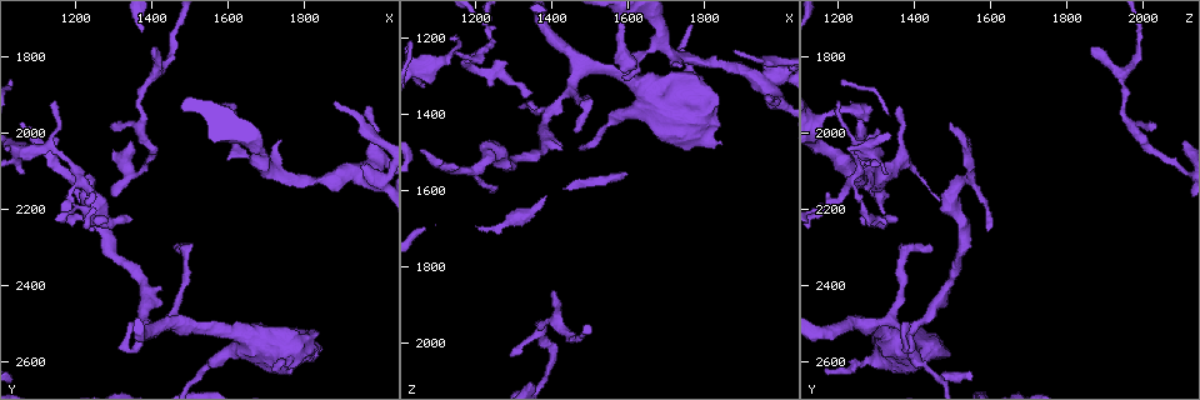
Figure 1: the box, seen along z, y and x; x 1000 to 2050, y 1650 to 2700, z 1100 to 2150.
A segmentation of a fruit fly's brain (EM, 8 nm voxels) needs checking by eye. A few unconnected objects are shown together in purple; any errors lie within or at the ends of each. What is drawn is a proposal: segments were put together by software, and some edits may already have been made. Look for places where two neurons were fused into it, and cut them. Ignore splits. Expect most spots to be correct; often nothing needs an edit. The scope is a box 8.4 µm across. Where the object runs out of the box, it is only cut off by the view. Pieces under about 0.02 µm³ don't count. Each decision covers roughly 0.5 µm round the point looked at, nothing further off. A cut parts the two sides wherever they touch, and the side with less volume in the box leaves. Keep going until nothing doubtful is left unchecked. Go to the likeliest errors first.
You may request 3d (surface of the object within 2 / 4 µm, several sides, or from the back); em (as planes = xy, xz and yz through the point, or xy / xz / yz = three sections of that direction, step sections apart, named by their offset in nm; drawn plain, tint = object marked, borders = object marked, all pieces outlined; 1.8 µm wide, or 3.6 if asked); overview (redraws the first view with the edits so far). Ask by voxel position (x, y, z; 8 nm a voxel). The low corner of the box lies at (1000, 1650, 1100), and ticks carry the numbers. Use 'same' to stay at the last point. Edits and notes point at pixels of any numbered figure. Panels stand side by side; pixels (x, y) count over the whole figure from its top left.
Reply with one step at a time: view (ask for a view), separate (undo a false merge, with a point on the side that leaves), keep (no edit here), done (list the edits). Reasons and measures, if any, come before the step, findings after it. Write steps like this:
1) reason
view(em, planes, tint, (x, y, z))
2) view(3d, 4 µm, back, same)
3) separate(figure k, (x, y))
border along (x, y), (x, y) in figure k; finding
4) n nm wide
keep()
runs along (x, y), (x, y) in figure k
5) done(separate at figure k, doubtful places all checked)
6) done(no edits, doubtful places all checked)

thin neck
view(em, yz, step 16, tint, (1480, 2505, 1280))

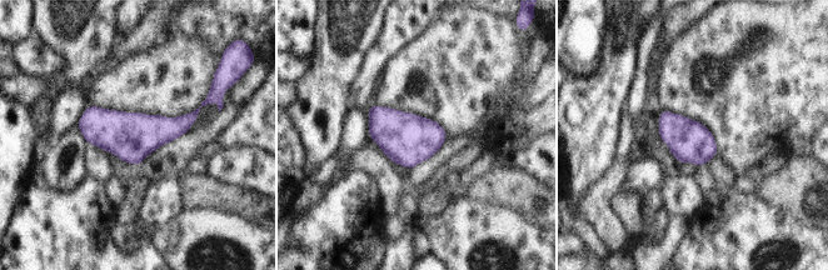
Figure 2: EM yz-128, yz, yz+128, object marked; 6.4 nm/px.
view(em, planes, tint, same)

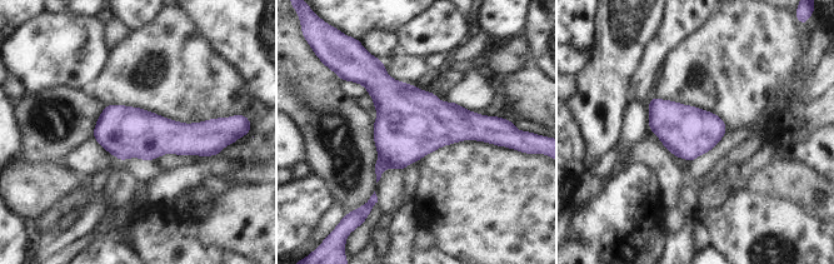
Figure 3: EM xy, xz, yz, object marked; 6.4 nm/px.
keep()
one neuron here

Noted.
three arms meet
view(3d, 4 µm, (1215, 2120, 1235))

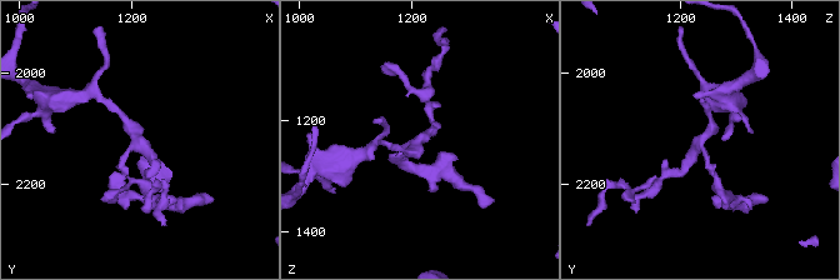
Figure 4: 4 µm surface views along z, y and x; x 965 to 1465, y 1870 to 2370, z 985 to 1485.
3 arms; now the EM
view(em, planes, tint, (1215, 2125, 1240))

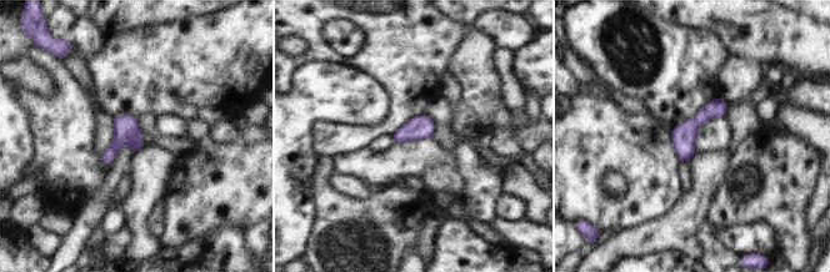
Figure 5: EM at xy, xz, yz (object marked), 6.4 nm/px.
140 nm wide
keep()
runs along (720, 101), (684, 135), (684, 159) in figure 5; one neuron here

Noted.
sharp bend
view(3d, 4 µm, (1950, 2105, 1300))

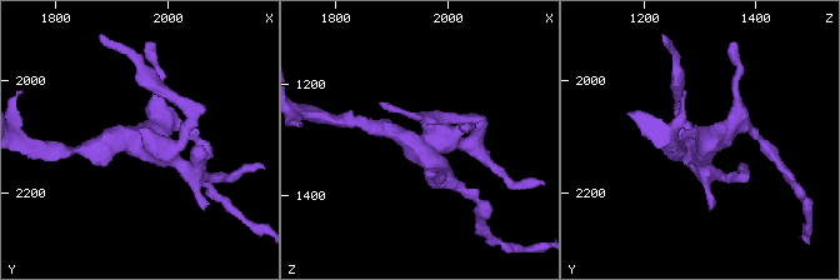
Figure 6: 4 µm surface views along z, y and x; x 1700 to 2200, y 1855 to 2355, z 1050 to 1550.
4 arms
view(em, planes, tint, (1955, 2110, 1305))

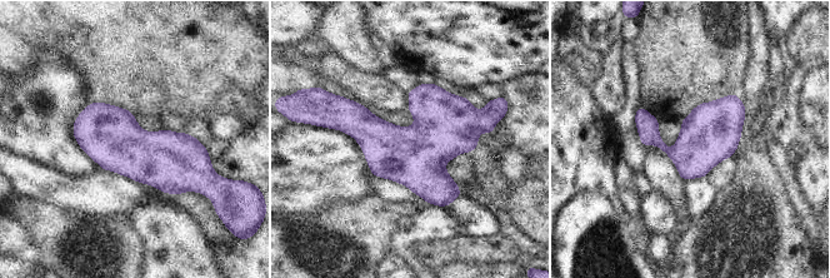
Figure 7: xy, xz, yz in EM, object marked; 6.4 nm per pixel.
keep()
one neuron here

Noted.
thick turns thin
view(3d, 4 µm, (1065, 2055, 1265))

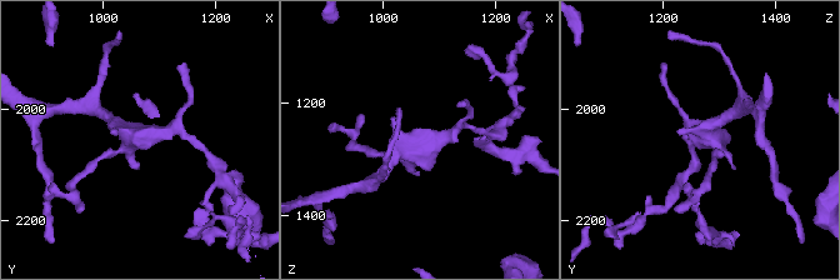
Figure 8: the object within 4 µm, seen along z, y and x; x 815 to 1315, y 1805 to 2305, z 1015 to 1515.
view(em, 3.6 µm, xy, step 16, tint, (1070, 2045, 1270))

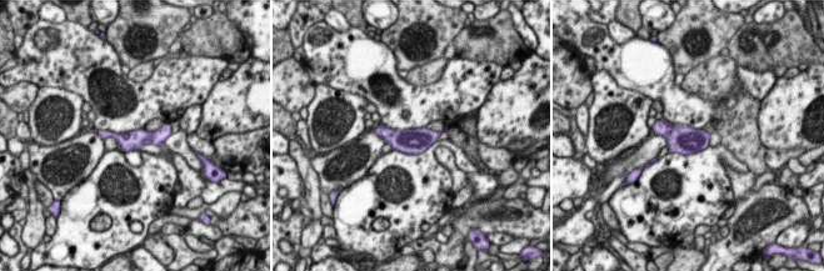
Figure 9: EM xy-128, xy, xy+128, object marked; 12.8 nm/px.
view(em, 3.6 µm, planes, tint, same)

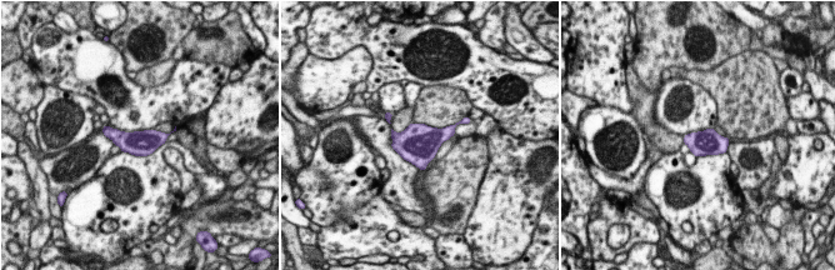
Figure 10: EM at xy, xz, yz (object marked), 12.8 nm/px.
320 nm wide
keep()
continuous, no second neuron

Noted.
abrupt turn
view(em, planes, tint, (1400, 2515, 1390))

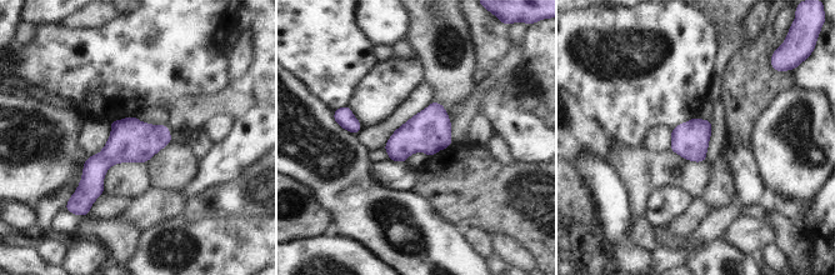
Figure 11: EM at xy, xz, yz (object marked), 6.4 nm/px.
240 nm wide
keep()
one neuron here

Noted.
done(no edits, doubtful places all checked)

